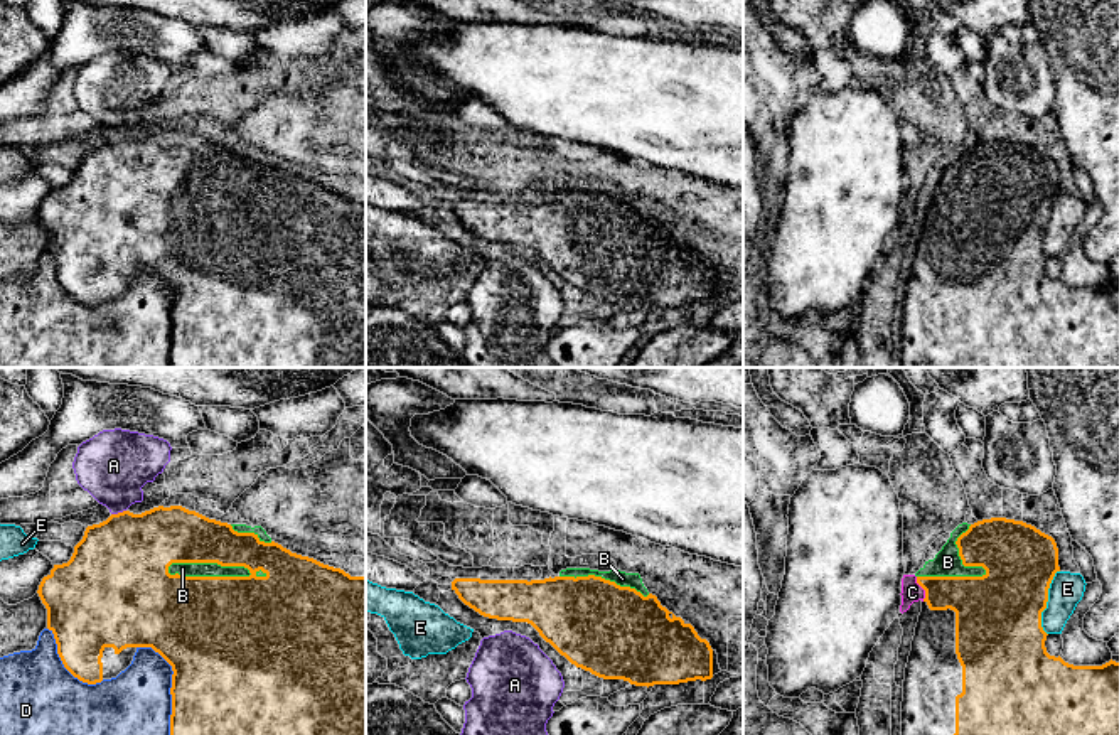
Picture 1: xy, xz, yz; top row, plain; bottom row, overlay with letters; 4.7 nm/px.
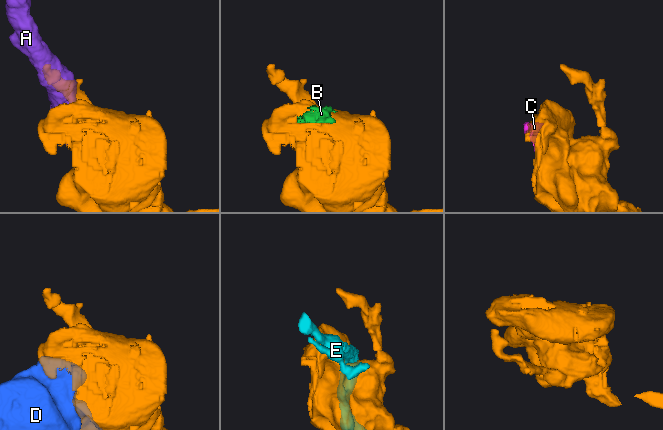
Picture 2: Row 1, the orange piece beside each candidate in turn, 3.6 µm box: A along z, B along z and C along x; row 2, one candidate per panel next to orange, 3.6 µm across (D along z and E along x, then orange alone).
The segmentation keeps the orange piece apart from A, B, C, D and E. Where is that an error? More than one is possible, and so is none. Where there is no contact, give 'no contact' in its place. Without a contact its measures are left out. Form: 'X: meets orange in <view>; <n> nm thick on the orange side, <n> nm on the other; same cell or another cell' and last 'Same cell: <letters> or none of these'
A: meets orange in xy; 440 nm thick on the orange side, 340 nm on the other; another cell
B: meets orange in xy; 360 nm thick on the orange side, 60 nm on the other; same cell
C: meets orange in yz; 220 nm thick on the orange side, 100 nm on the other; same cell
D: meets orange in xy; 500 nm thick on the orange side, 400 nm on the other; same cell
E: meets orange in yz; 420 nm thick on the orange side, 160 nm on the other; another cell
Same cell: B, C, D

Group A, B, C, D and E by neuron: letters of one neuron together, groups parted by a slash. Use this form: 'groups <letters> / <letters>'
groups A / B C D / E

